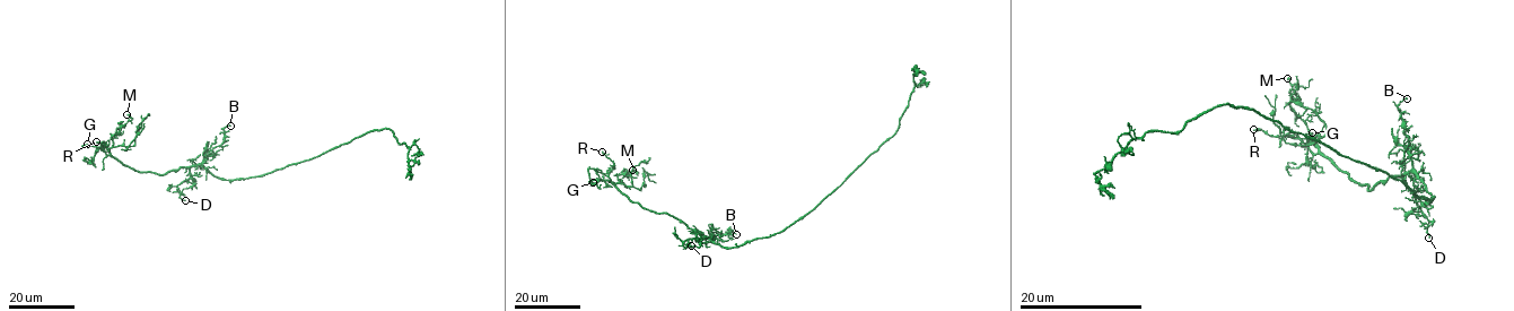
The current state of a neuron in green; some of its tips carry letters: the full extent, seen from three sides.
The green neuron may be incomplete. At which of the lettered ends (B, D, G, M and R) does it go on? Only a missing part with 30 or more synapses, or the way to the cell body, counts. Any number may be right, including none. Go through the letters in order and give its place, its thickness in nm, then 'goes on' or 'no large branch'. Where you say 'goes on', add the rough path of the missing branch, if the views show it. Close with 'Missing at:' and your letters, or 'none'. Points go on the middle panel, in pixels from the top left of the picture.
B: at (736, 234); 120 nm thick; no large branch
D: at (691, 245); 140 nm thick; no large branch
G: at (593, 182); 280 nm thick; goes on; missing branch runs (593, 182), (597, 192), (594, 200), (591, 198)
M: at (632, 170); 170 nm thick; no large branch
R: at (602, 152); 140 nm thick; no large branch
Missing at: G

